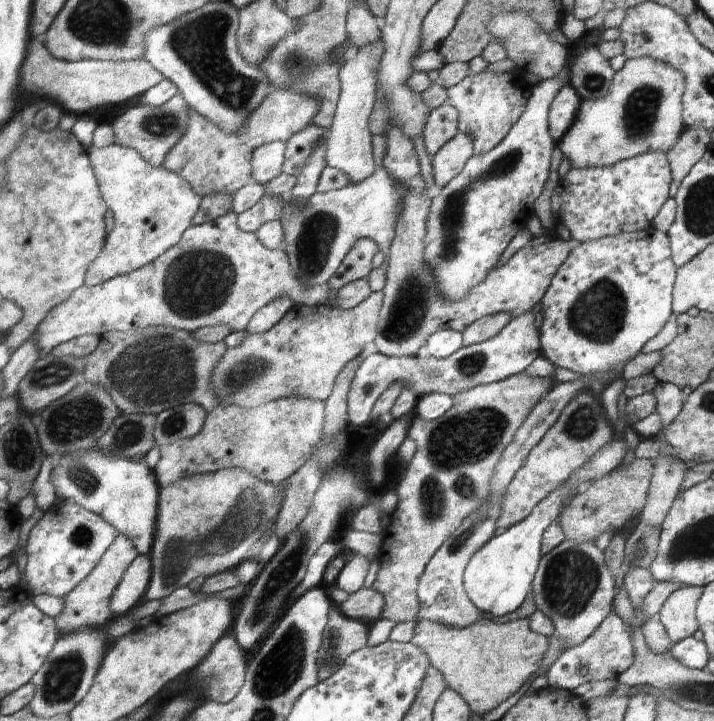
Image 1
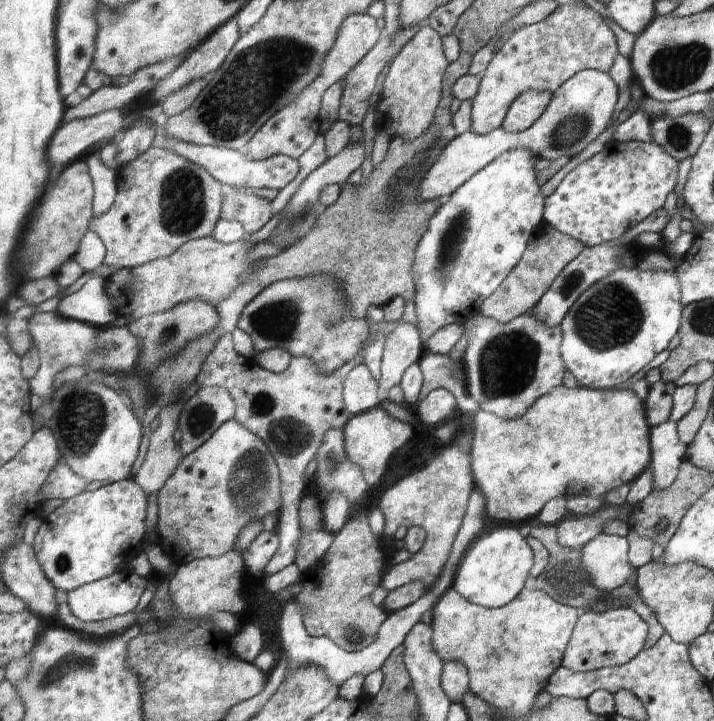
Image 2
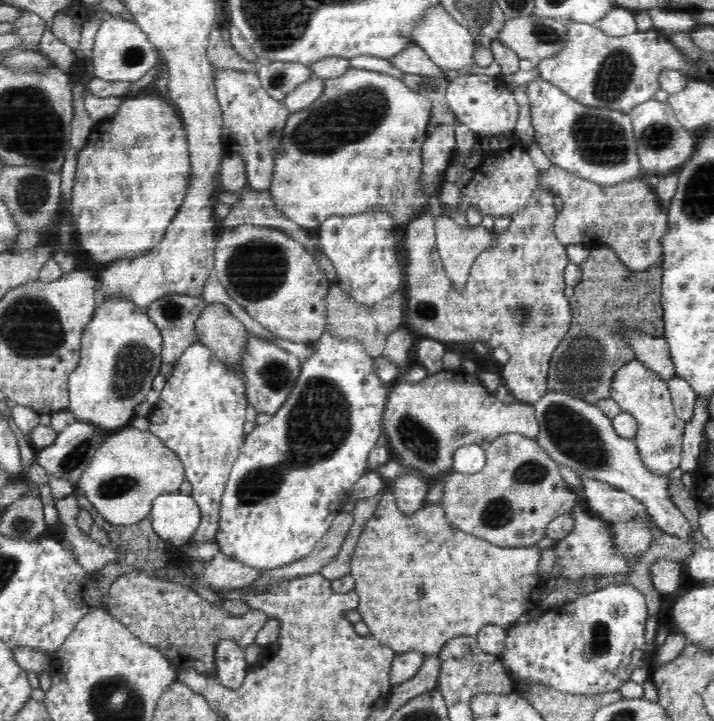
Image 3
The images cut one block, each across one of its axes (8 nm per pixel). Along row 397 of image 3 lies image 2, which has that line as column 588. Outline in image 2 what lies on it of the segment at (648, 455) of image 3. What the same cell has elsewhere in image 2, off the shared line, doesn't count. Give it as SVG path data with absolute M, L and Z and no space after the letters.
M615 608L601 613L583 611L577 619L565 656L562 656L561 666L574 672L622 666L644 648L647 632L646 622L632 608Z

